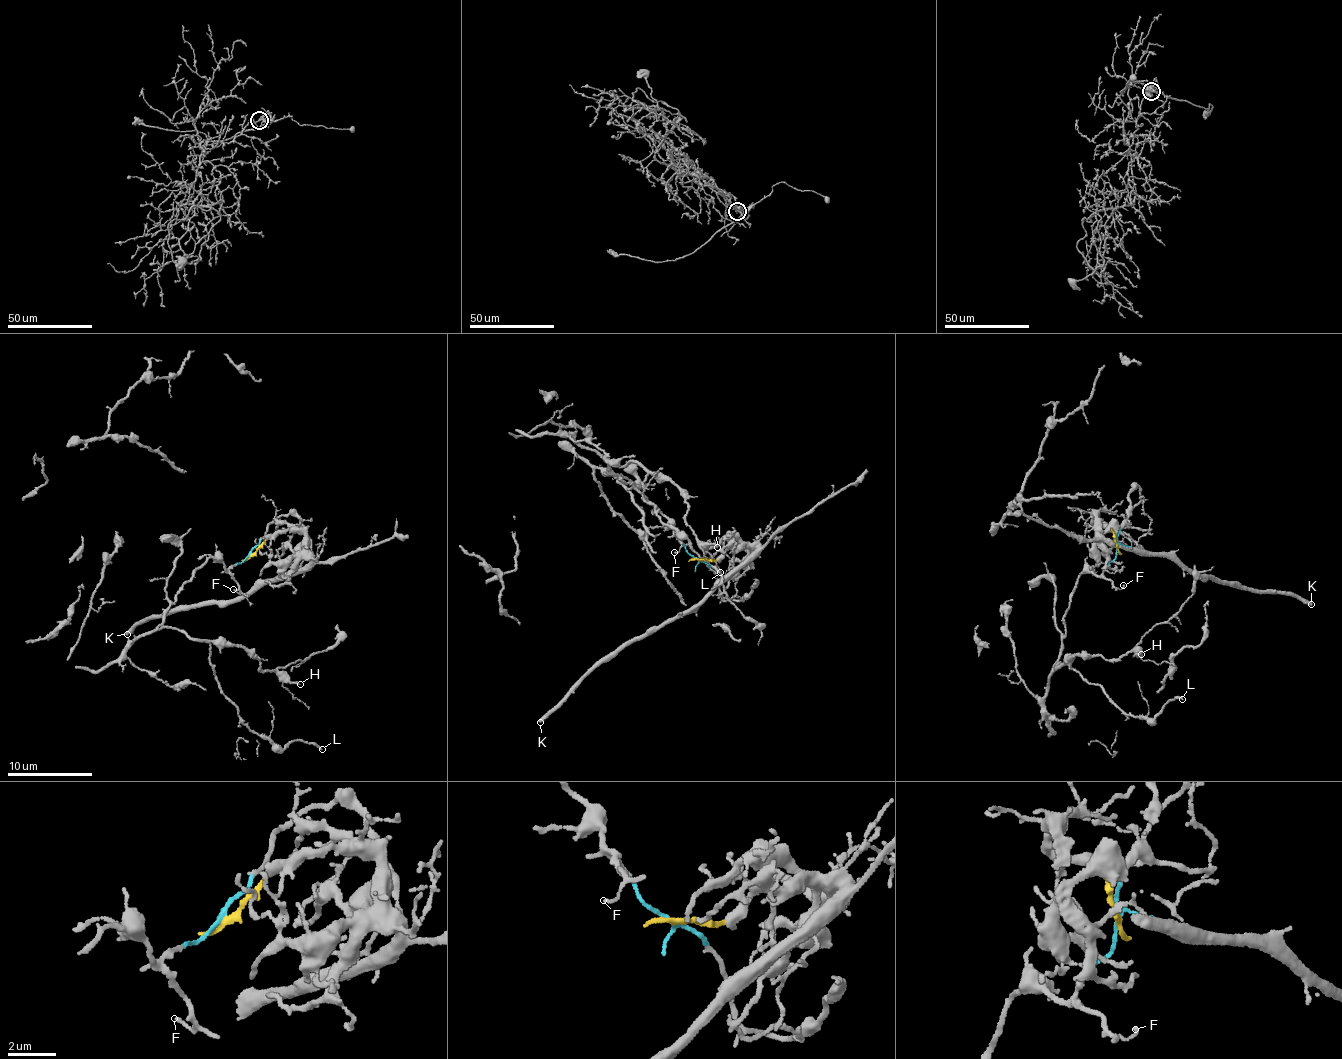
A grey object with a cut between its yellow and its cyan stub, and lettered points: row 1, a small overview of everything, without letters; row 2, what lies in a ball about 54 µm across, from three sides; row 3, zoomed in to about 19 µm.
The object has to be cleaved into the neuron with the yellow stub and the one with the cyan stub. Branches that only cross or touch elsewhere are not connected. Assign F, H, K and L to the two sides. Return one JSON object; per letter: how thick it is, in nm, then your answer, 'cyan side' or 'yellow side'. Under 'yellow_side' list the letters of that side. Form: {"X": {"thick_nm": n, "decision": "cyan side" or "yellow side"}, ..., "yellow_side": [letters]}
{"F": {"thick_nm": 120, "decision": "cyan side"}, "H": {"thick_nm": 170, "decision": "cyan side"}, "K": {"thick_nm": 360, "decision": "yellow side"}, "L": {"thick_nm": 190, "decision": "cyan side"}, "yellow_side": ["K"]}

